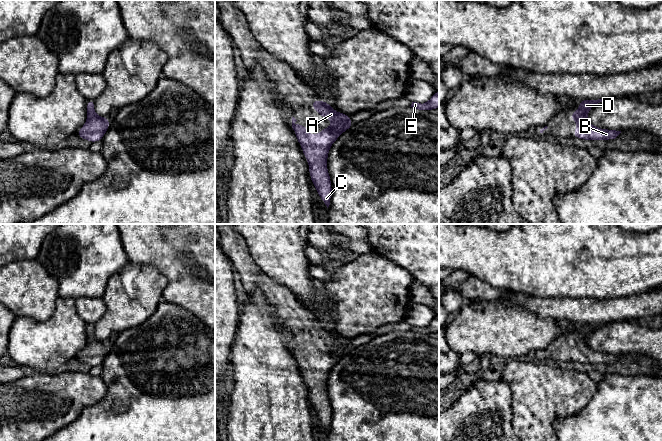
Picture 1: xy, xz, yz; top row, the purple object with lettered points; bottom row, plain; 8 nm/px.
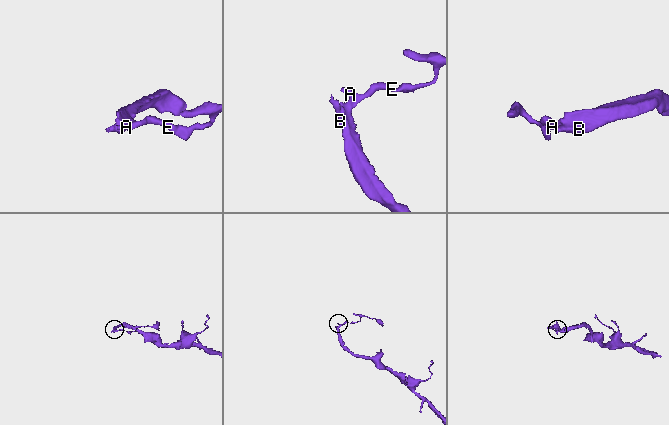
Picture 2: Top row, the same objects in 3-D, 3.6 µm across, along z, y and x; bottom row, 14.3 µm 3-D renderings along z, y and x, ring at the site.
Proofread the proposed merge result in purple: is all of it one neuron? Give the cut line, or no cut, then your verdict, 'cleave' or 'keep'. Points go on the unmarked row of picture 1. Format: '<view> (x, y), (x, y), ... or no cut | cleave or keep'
no cut | keep

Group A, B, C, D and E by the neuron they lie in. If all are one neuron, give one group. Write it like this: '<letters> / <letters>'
A B C D E

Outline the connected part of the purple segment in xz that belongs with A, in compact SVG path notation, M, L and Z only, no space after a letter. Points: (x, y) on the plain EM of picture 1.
M312 324L311 328L312 333L319 336L322 342L328 342L332 345L332 350L330 352L321 352L322 356L320 358L310 359L307 351L303 348L296 349L297 344L292 341L292 352L308 385L311 406L328 432L332 418L330 399L327 394L327 381L330 370L354 347L350 343L351 339L338 337L328 326Z

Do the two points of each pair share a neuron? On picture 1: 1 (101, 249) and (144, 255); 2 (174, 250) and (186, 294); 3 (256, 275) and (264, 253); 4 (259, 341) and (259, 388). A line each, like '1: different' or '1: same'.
1: different
2: same
3: different
4: same

